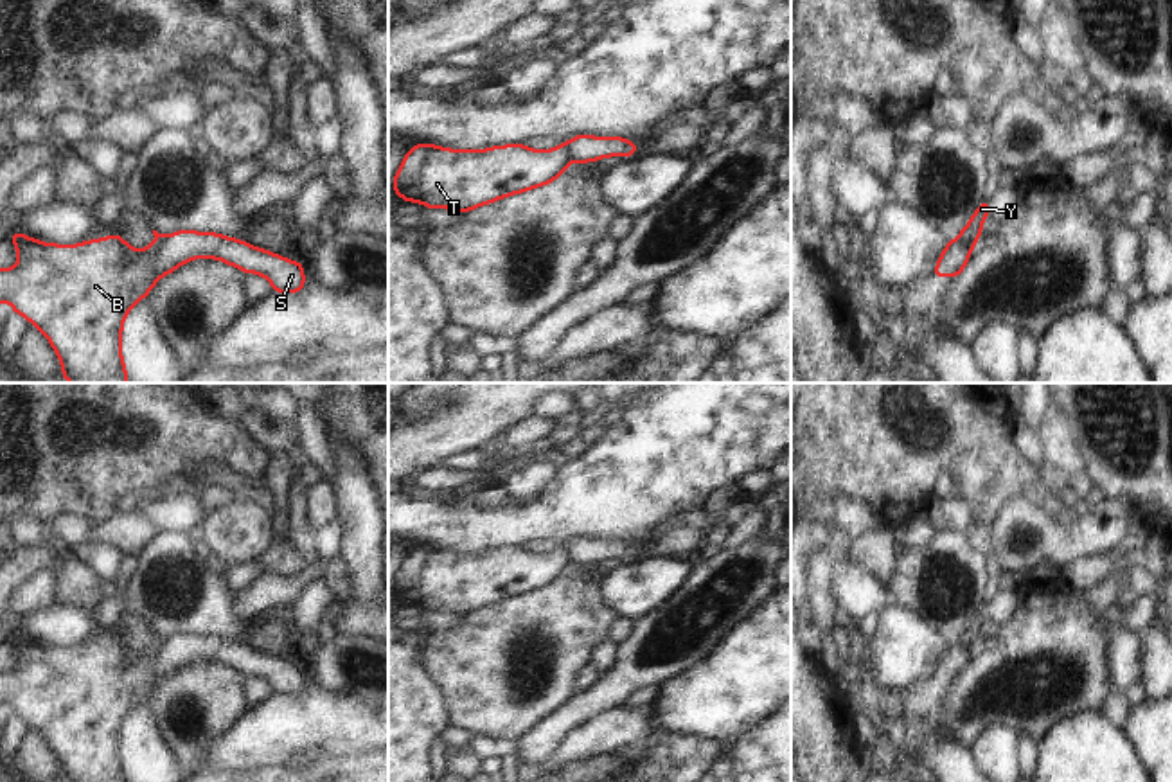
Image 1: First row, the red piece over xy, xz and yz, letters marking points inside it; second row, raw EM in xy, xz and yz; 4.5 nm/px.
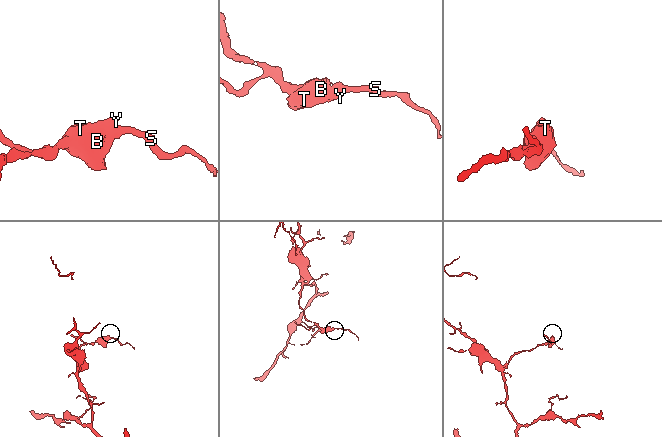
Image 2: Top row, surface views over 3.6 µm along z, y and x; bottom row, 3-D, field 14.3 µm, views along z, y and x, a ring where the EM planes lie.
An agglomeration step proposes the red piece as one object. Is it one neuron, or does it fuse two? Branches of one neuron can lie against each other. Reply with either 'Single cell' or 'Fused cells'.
Fused cells

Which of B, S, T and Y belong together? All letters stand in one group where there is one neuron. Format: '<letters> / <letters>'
B T Y / S

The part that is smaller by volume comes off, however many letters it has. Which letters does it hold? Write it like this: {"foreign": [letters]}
{"foreign": ["S"]}

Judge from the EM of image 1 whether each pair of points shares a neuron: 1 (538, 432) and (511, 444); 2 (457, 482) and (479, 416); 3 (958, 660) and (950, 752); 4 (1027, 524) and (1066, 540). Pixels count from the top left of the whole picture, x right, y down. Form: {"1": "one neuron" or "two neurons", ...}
{"1": "one neuron", "2": "two neurons", "3": "one neuron", "4": "one neuron"}

